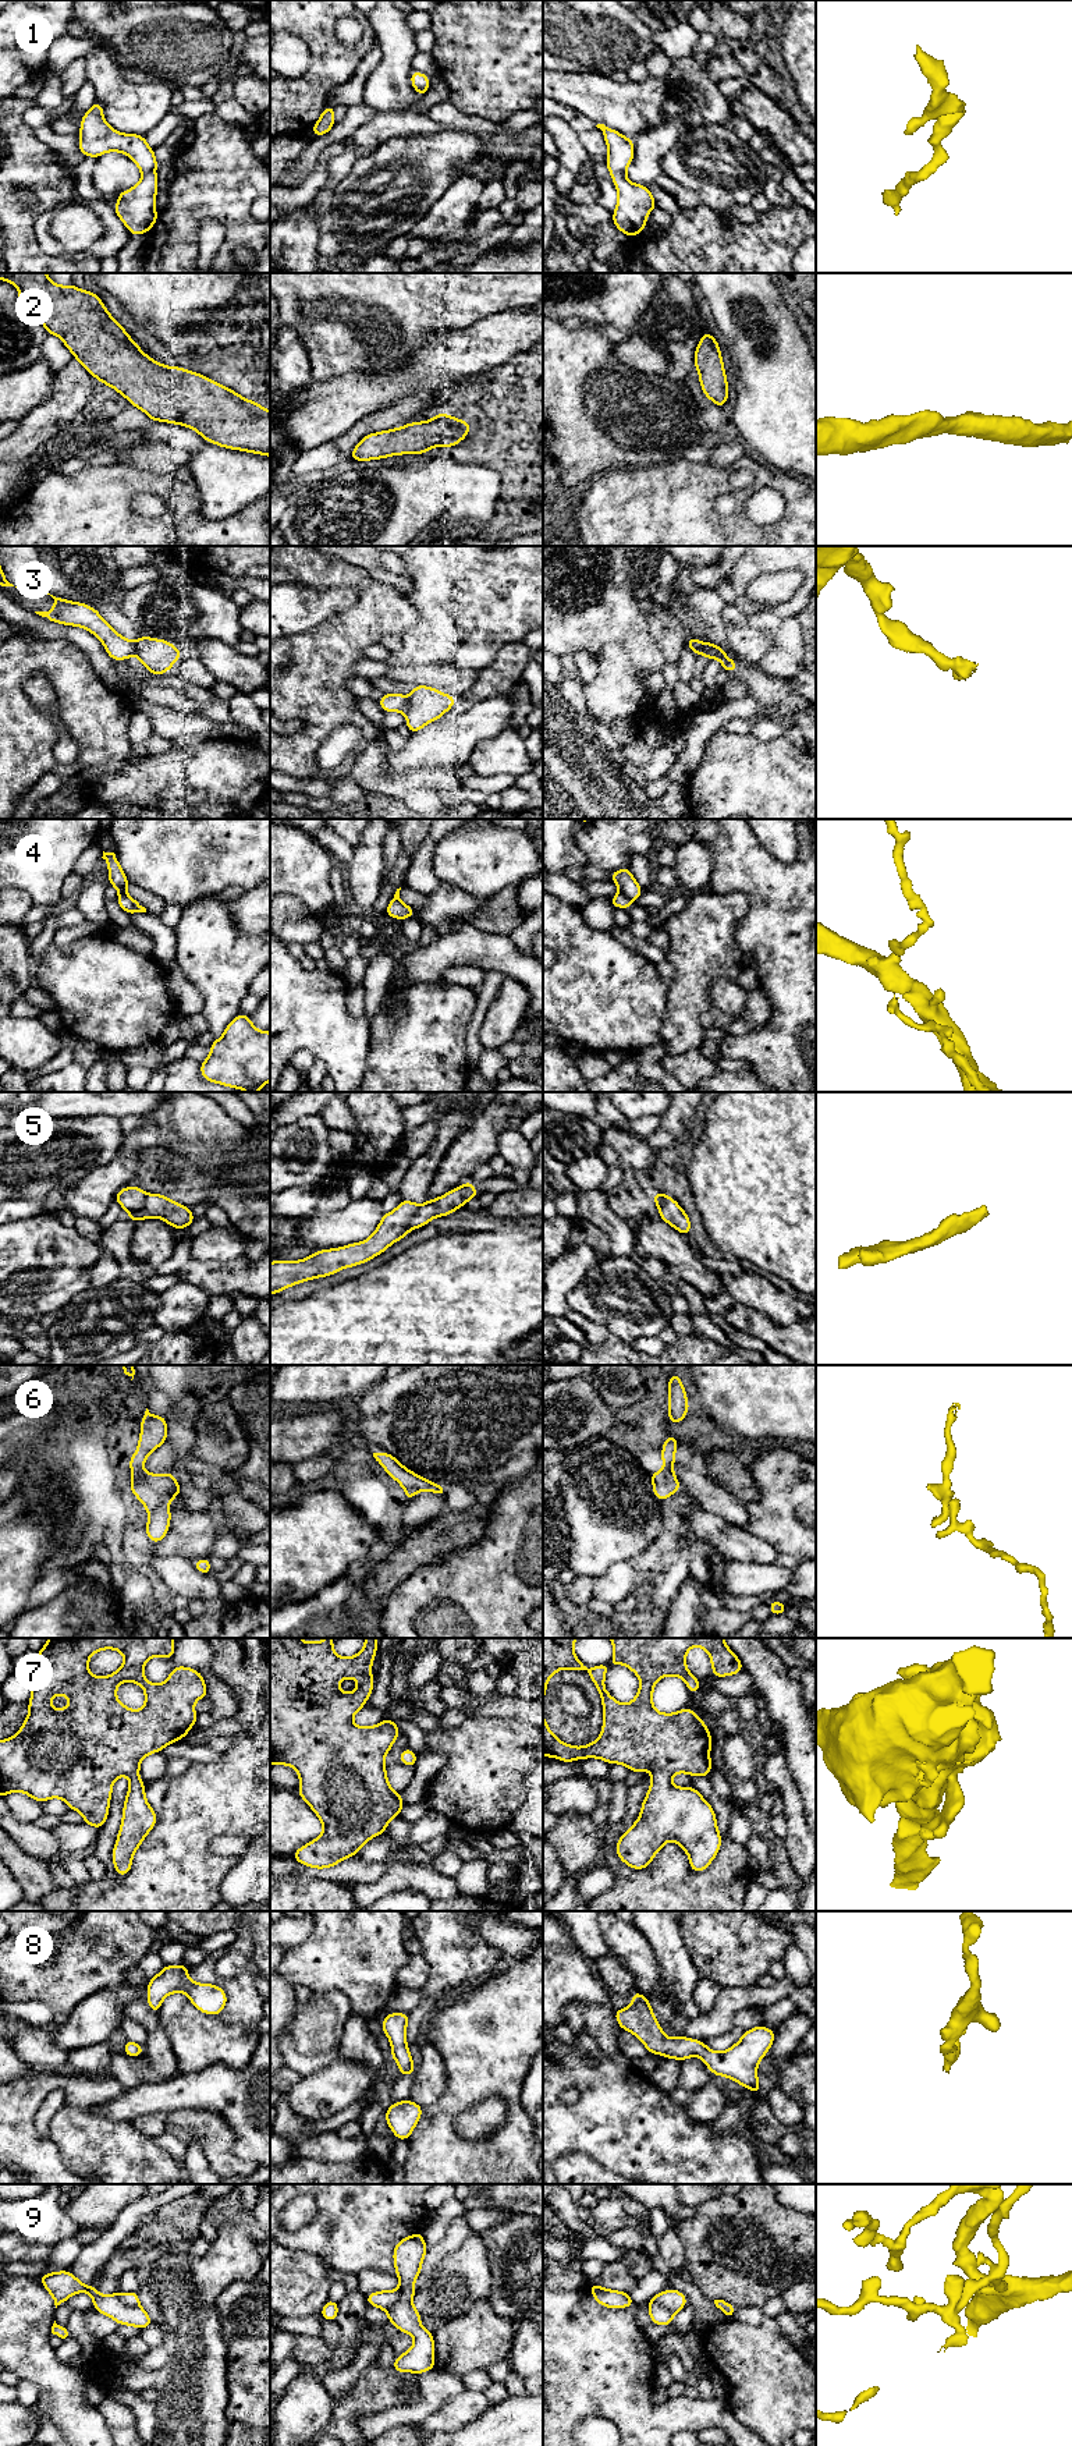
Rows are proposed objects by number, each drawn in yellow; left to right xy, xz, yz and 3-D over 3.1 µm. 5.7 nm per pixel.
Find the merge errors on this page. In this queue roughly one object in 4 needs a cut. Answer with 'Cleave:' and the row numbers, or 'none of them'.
Cleave: 3, 4, 5, 9

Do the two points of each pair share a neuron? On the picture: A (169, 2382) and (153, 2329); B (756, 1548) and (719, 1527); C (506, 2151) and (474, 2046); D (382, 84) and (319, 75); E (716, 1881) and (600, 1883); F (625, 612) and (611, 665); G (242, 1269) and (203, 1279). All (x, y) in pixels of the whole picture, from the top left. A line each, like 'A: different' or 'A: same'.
A: different
B: same
C: same
D: different
E: different
F: different
G: same

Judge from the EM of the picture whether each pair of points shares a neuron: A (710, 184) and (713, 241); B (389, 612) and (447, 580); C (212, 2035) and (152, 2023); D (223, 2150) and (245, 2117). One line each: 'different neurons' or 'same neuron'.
A: different neurons
B: different neurons
C: different neurons
D: different neurons

